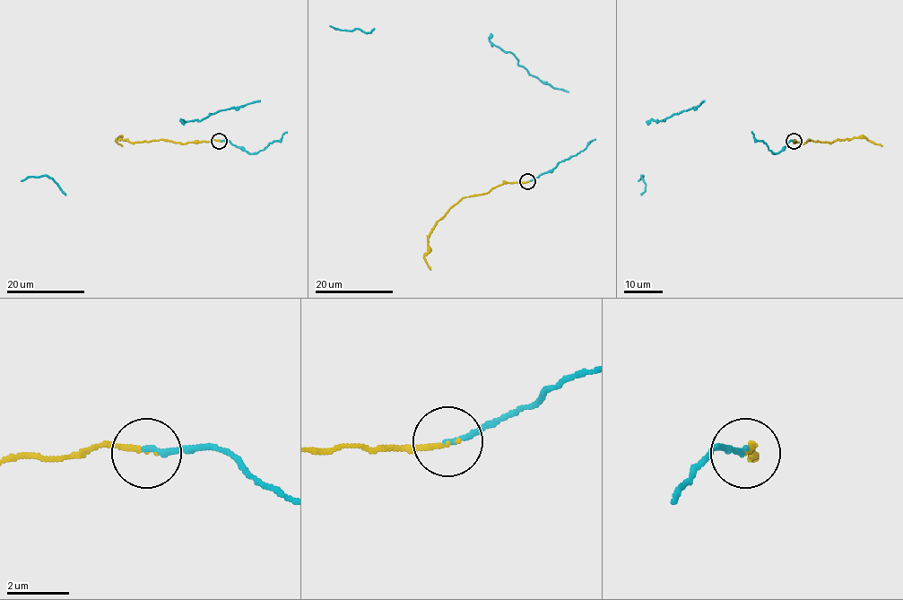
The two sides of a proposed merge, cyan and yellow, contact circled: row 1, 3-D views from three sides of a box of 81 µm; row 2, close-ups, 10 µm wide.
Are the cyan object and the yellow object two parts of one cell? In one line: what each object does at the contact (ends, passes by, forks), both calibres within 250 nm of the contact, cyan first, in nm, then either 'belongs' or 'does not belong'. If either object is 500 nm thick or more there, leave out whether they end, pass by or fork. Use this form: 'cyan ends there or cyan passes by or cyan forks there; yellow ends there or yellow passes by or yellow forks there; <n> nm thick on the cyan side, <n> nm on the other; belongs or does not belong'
cyan ends there; yellow ends there; 180 nm thick on the cyan side, 150 nm on the other; belongs

